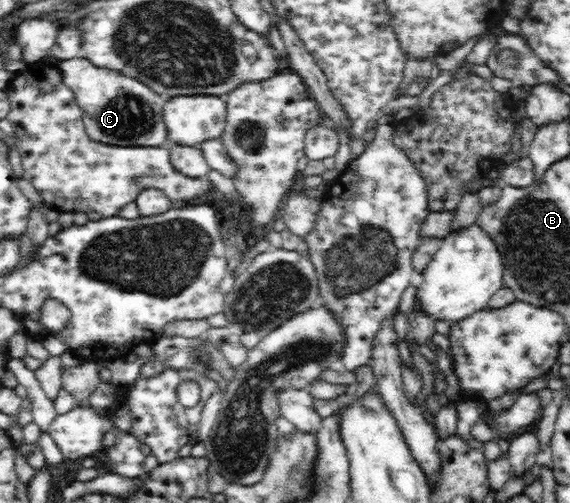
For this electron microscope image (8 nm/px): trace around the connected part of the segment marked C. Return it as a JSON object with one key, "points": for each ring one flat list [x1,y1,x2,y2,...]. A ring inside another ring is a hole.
{"points":[[85,58,60,60,57,68,74,93,83,110,83,121,88,136,112,146,160,146,166,143,167,126,163,121,163,105,168,99,155,95,149,87,125,74,91,65]]}

